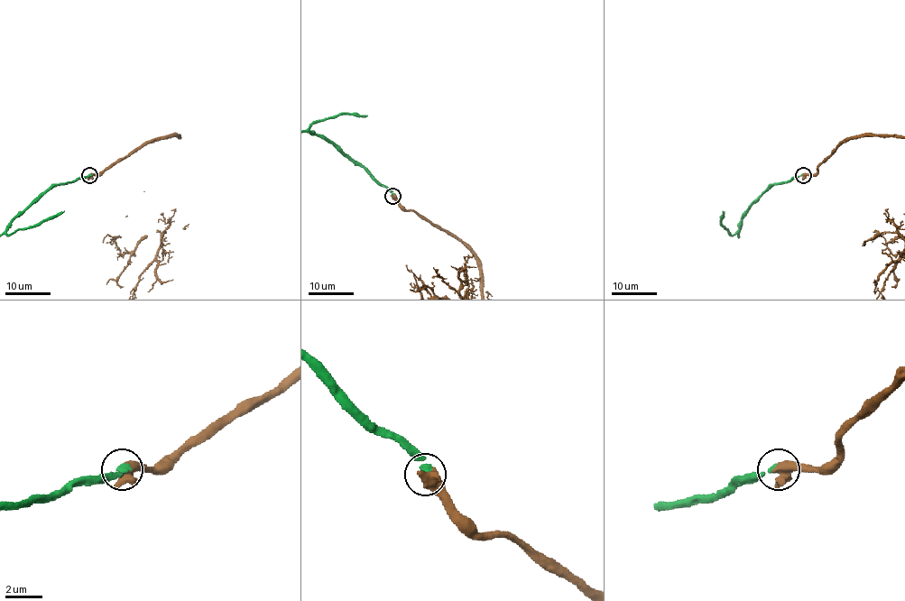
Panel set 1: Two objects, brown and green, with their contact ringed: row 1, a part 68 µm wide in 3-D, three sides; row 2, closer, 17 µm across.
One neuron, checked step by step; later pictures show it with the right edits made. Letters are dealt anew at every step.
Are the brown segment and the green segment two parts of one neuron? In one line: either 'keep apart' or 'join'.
join

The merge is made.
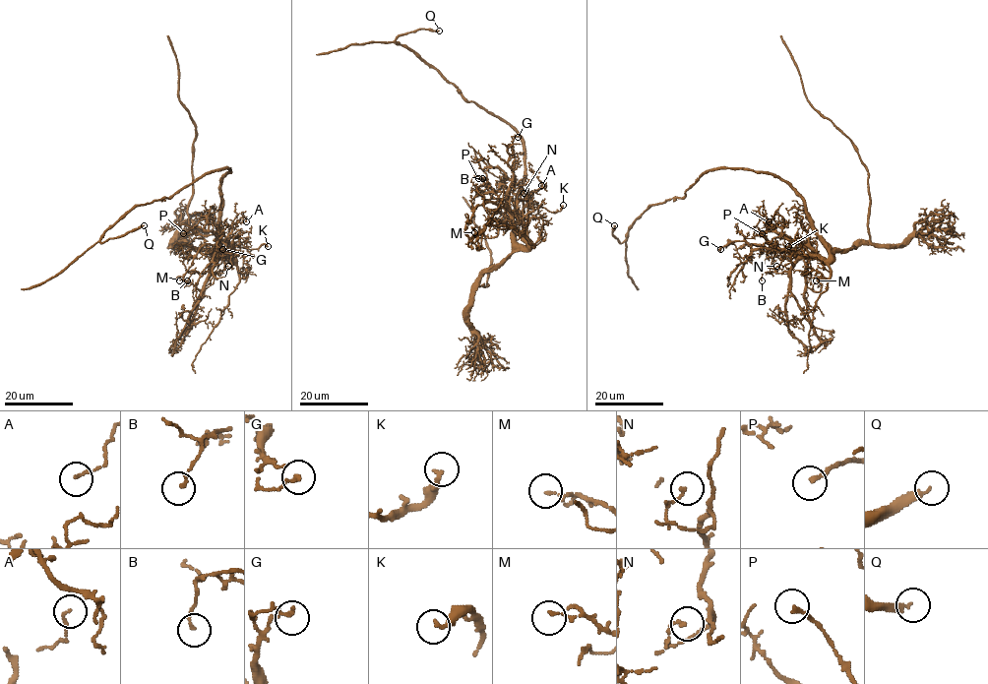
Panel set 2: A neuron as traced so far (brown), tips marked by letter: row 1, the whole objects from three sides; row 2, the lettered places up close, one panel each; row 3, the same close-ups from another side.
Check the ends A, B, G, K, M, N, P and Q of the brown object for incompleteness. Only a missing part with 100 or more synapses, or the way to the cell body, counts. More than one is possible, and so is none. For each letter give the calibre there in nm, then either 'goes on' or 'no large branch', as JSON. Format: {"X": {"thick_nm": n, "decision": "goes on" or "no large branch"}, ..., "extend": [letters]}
{"A": {"thick_nm": 120, "decision": "no large branch"}, "B": {"thick_nm": 140, "decision": "no large branch"}, "G": {"thick_nm": 110, "decision": "no large branch"}, "K": {"thick_nm": 240, "decision": "no large branch"}, "M": {"thick_nm": 120, "decision": "no large branch"}, "N": {"thick_nm": 120, "decision": "no large branch"}, "P": {"thick_nm": 190, "decision": "no large branch"}, "Q": {"thick_nm": 240, "decision": "goes on"}, "extend": ["Q"]}

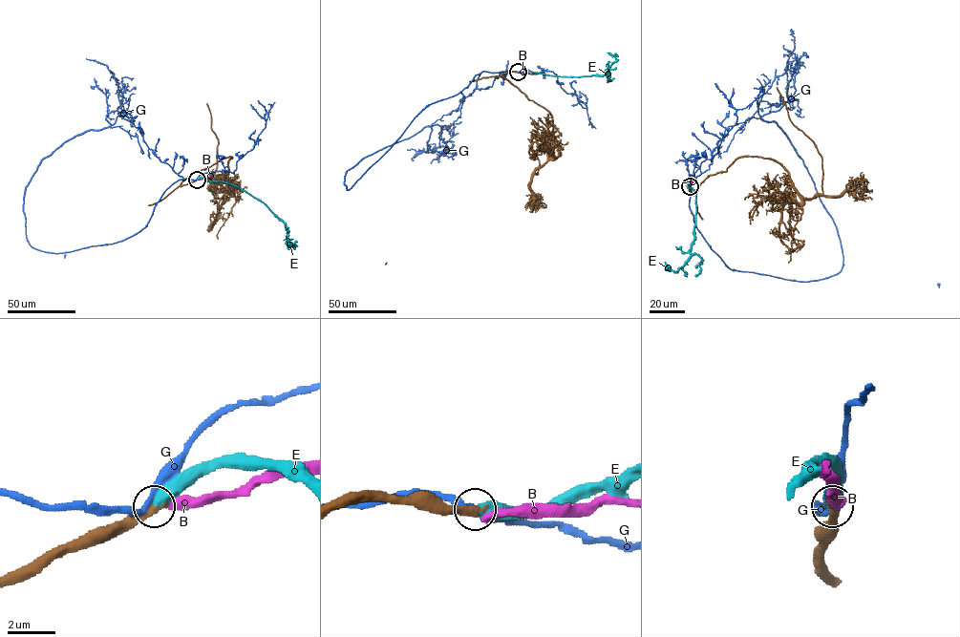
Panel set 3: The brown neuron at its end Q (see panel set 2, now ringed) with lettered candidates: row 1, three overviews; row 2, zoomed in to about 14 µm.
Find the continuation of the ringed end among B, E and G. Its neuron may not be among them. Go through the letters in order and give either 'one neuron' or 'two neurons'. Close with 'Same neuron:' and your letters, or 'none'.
B: two neurons
E: one neuron
G: two neurons
Same neuron: E

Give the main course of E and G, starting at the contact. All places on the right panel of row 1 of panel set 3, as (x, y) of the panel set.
E: (690, 186), (689, 182), (687, 187), (694, 191), (696, 201), (691, 258), (675, 271), (668, 270), (665, 262)
G: (690, 186), (695, 226), (731, 269), (840, 270), (803, 160), (758, 113), (790, 29)

